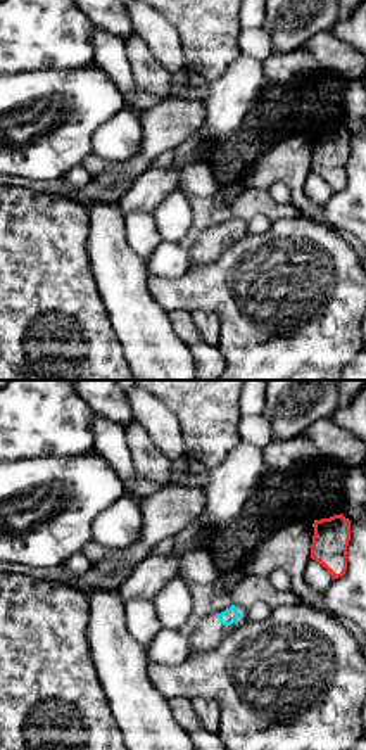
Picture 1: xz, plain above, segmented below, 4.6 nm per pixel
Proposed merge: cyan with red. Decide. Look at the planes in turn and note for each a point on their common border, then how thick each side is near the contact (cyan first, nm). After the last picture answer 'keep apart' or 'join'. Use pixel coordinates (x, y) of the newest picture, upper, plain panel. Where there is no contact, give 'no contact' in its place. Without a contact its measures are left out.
no contact

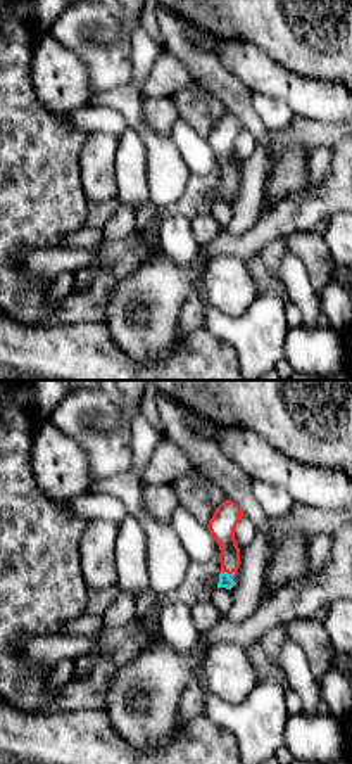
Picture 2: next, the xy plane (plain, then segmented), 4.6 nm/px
contact (226, 185); calibres 60 and 130 nm

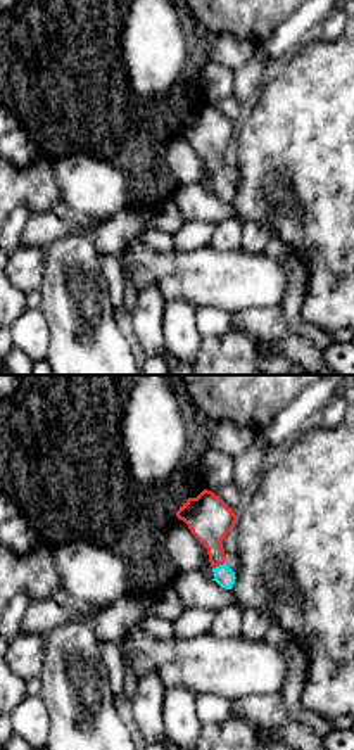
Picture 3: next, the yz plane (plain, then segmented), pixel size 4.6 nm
contact (220, 178); calibres 90 and 200 nm

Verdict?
join

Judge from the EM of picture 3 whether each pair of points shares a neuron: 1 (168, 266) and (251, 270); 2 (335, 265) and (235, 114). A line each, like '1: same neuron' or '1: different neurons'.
1: same neuron
2: different neurons

